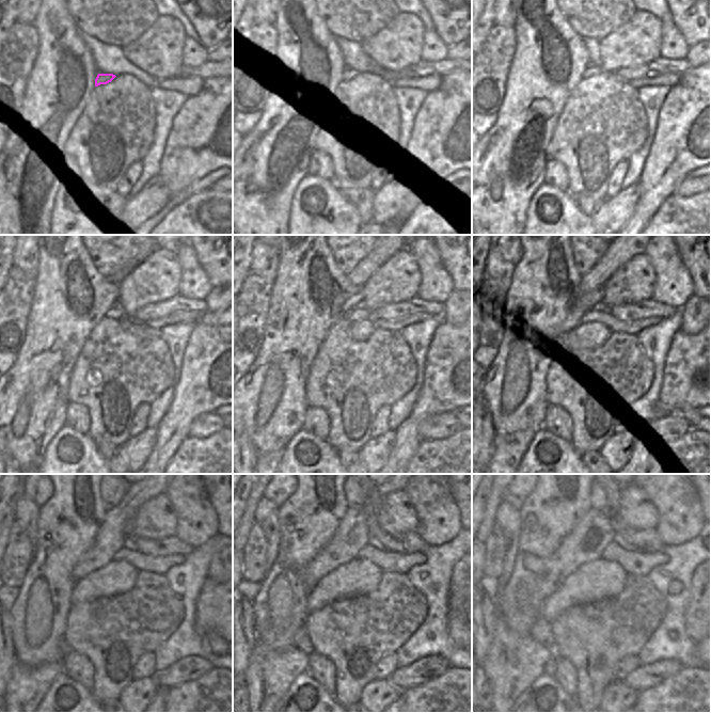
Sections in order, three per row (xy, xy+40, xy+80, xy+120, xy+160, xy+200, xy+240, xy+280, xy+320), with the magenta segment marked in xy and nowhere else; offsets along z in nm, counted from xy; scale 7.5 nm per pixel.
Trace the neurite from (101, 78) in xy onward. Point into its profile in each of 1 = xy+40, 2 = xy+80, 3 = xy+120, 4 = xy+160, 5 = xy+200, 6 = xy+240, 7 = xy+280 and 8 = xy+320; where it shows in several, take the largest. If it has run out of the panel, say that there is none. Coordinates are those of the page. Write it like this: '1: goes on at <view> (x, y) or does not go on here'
1: goes on at xy+40 (346, 75)
2: goes on at xy+80 (591, 70)
3: goes on at xy+120 (115, 312)
4: goes on at xy+160 (358, 314)
5: goes on at xy+200 (603, 316)
6: goes on at xy+240 (160, 565)
7: goes on at xy+280 (389, 561)
8: goes on at xy+320 (638, 563)

